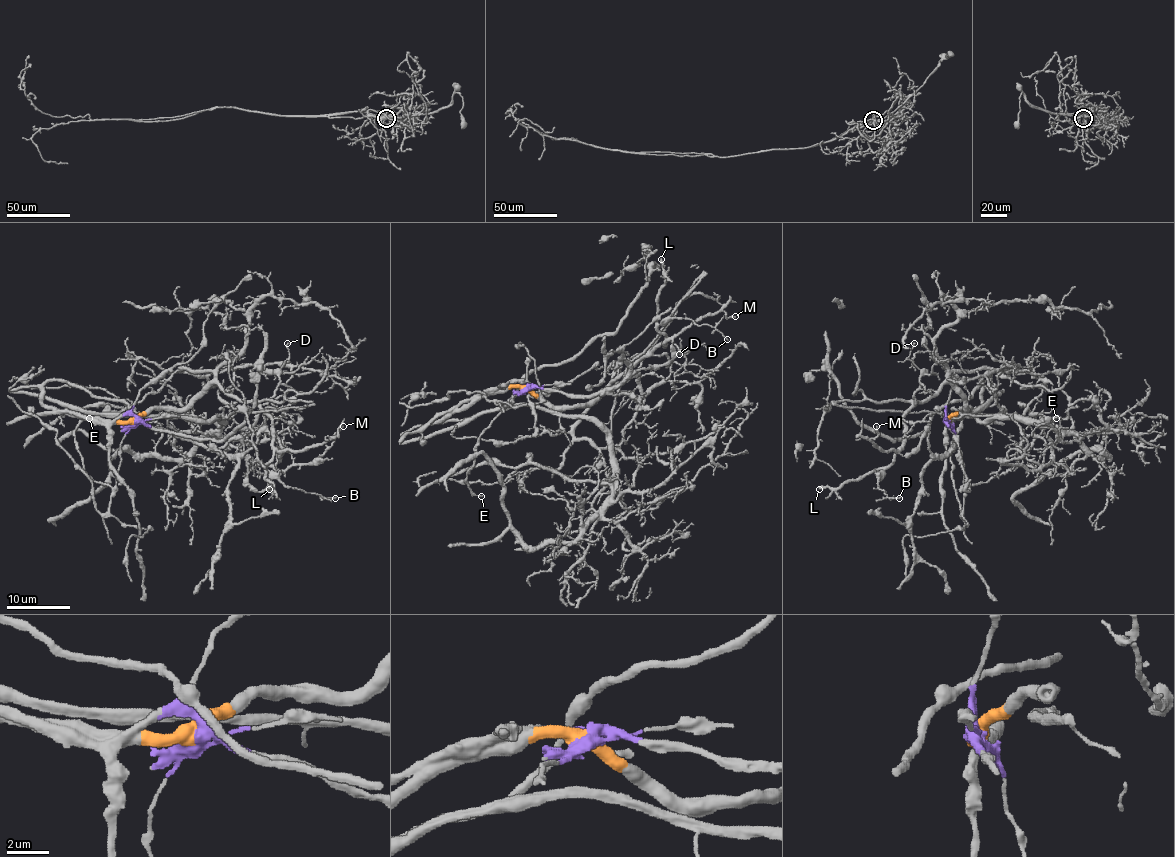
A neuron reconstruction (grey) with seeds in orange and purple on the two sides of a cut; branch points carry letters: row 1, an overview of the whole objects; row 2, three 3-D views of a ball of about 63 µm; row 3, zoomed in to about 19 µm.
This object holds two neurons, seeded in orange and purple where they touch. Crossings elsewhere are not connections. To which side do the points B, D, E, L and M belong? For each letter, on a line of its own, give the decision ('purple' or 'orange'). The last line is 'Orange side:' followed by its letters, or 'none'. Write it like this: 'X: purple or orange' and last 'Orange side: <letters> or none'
B: orange
D: orange
E: purple
L: orange
M: orange
Orange side: B, D, L, M

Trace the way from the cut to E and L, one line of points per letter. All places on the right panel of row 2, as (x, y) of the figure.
E: (948, 422), (964, 465), (964, 483), (968, 487), (1010, 468), (1056, 417)
L: (948, 422), (967, 408), (965, 400), (945, 384), (903, 420), (903, 446), (895, 459), (838, 487), (819, 489)

